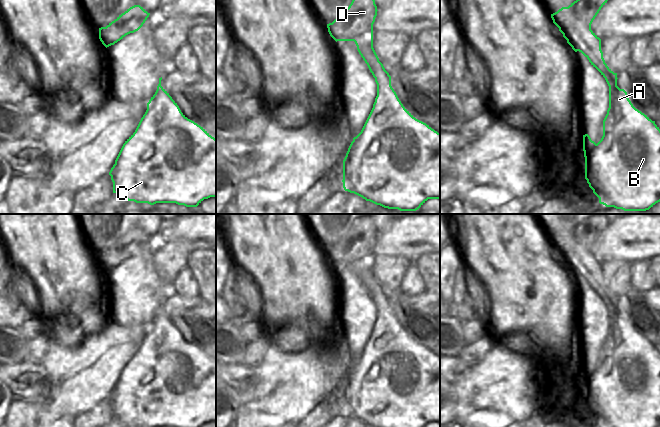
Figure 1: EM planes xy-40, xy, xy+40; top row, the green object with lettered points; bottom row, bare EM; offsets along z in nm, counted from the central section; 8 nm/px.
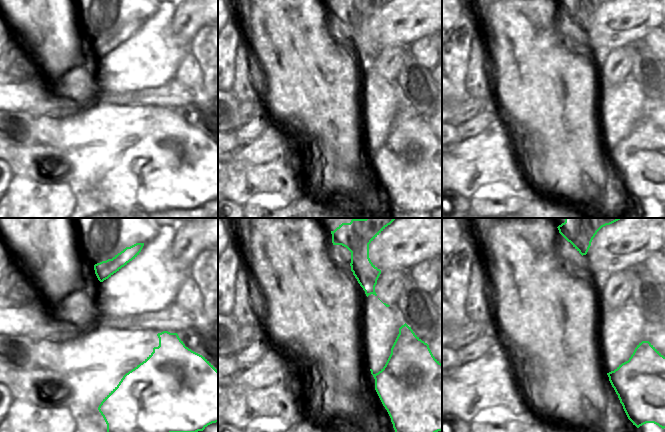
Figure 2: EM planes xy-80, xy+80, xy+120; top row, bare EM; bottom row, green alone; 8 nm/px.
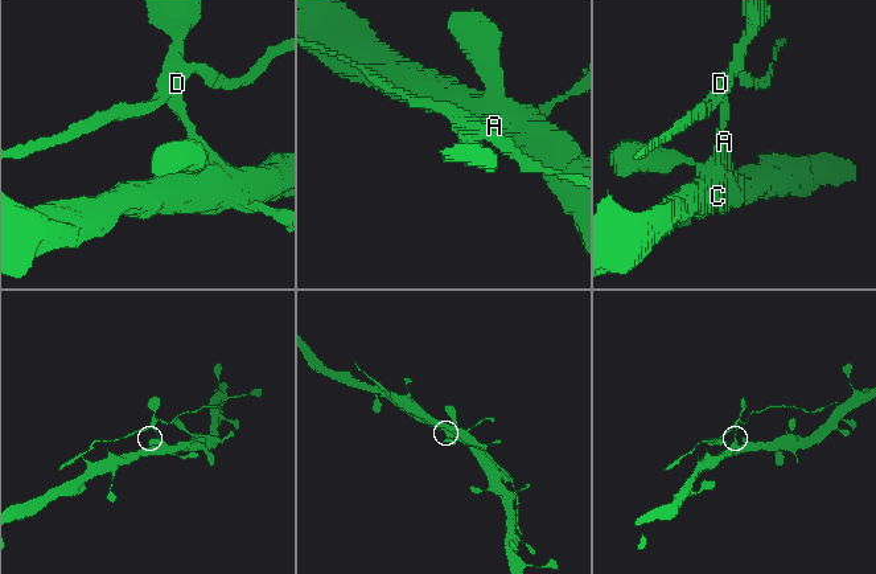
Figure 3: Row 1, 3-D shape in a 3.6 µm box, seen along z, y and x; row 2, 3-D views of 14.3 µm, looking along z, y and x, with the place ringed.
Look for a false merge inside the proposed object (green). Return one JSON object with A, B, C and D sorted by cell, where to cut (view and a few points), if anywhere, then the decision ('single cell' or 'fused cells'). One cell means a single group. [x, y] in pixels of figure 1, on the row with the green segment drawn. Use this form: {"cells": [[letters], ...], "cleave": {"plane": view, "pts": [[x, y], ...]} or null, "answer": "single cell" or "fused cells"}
{"cells": [["A", "B", "C"], ["D"]], "cleave": {"plane": "xy", "pts": [[378, 60], [371, 72]]}, "answer": "fused cells"}

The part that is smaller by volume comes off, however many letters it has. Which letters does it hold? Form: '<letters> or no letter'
D.

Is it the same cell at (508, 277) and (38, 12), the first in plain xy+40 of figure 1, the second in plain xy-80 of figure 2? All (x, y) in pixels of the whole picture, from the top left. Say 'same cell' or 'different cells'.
same cell

